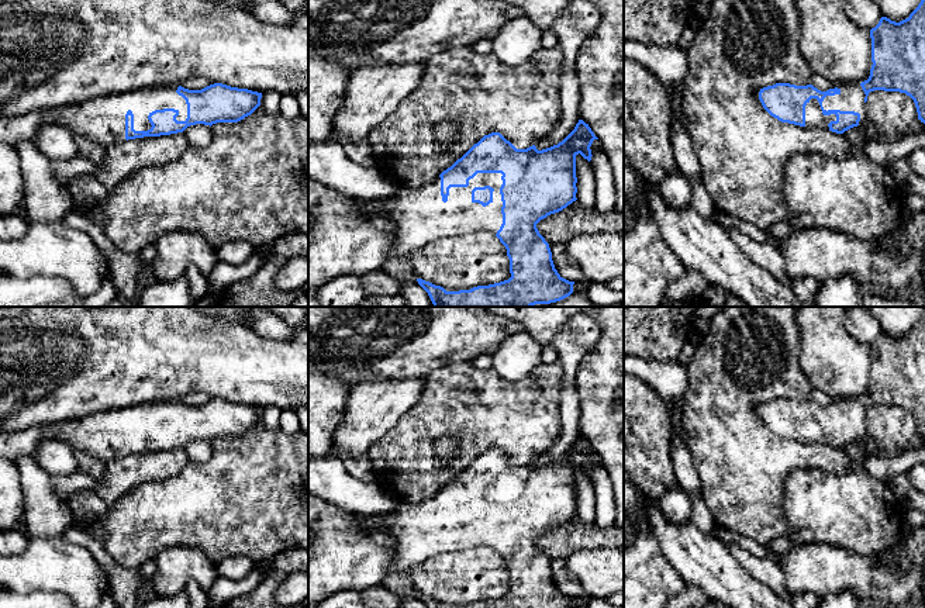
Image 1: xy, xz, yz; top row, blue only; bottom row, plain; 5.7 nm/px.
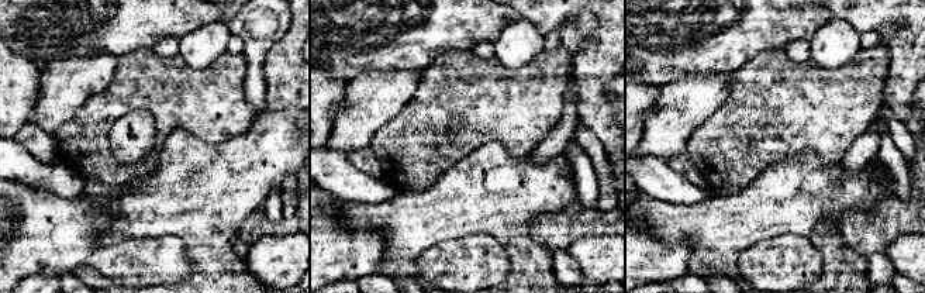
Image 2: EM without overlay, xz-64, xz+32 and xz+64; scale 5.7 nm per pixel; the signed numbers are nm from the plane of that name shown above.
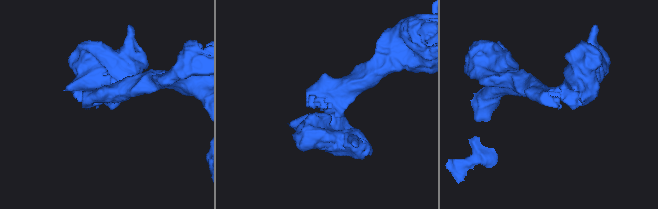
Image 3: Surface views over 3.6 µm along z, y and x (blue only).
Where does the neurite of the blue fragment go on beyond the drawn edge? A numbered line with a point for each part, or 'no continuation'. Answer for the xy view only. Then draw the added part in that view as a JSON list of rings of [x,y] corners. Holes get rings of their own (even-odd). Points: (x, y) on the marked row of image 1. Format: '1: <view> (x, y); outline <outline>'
1: xy (102, 120); outline [[[179,84],[144,87],[121,94],[87,100],[82,104],[32,111],[24,115],[0,118],[0,141],[13,148],[21,142],[34,142],[38,129],[56,122],[70,134],[80,134],[103,146],[125,139],[125,114],[134,114],[134,129],[148,131],[148,115],[155,110],[175,108],[177,121],[186,121],[186,100],[176,93]]]

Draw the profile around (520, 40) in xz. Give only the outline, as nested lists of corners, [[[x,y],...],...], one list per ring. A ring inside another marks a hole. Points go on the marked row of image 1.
[[[527,17],[512,20],[493,39],[493,53],[508,66],[520,66],[542,48],[542,34]]]

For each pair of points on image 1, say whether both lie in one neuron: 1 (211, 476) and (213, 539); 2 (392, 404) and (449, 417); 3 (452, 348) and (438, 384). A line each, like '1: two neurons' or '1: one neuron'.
1: one neuron
2: two neurons
3: two neurons

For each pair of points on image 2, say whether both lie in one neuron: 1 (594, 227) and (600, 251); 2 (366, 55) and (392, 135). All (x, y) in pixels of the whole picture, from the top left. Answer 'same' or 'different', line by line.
1: different
2: different

